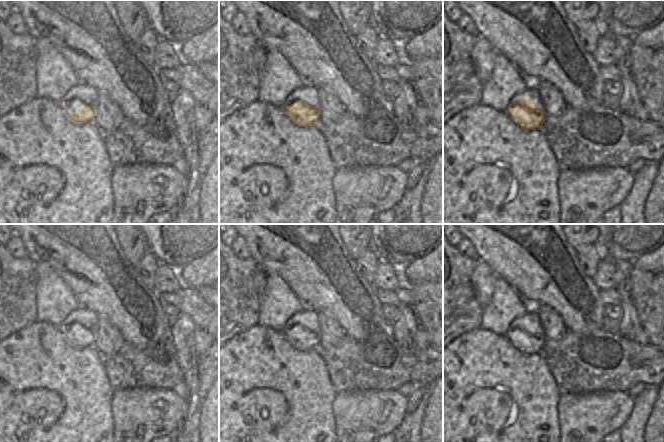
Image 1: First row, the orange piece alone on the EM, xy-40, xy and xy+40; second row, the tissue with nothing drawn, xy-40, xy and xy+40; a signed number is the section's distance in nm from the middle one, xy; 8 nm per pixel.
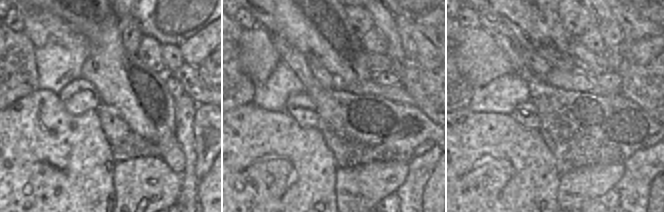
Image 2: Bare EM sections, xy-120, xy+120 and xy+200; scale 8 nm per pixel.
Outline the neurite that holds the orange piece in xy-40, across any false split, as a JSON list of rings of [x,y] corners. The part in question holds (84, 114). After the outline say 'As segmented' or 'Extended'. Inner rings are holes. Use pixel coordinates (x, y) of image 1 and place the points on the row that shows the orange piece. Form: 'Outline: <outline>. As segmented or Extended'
Outline: [[[78,84],[70,88],[57,105],[76,124],[95,122],[97,91],[92,86]]]. Extended.

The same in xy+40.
Outline: [[[528,86],[516,94],[505,111],[511,120],[524,130],[541,130],[545,121],[545,109],[541,105],[536,86]]]. Extended.

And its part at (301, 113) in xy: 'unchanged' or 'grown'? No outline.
grown

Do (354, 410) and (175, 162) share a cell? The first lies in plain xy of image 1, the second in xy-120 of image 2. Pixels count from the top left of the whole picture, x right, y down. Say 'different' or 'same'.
different

